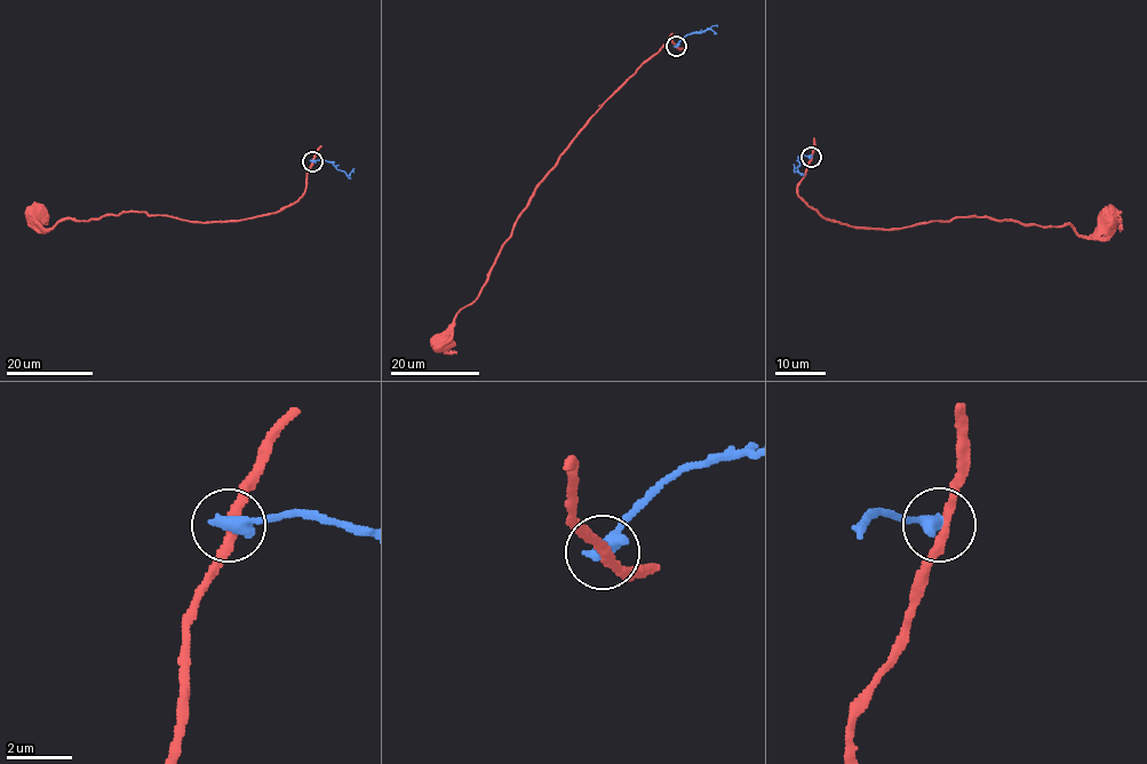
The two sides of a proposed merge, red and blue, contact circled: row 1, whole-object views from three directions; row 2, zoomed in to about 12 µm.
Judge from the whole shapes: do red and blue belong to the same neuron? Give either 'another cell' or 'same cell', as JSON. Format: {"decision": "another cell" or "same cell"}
{"decision": "another cell"}

